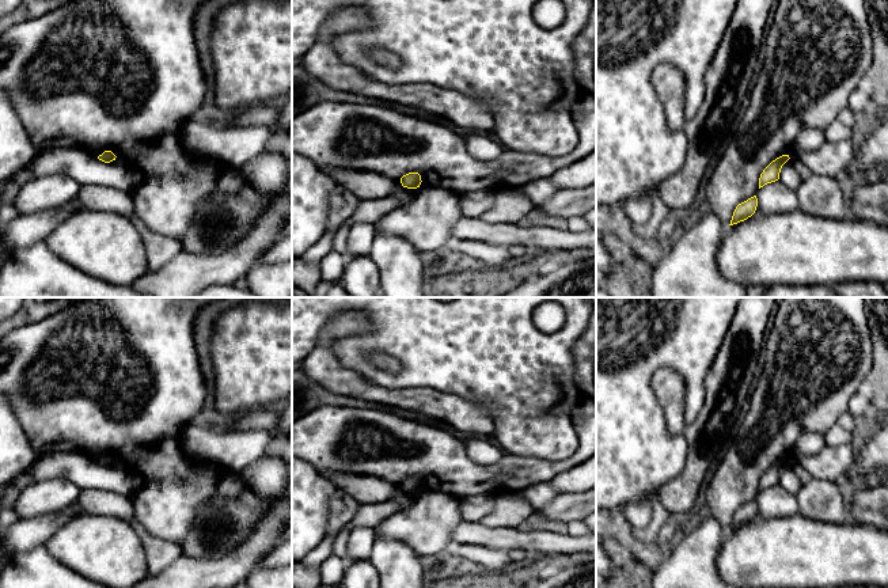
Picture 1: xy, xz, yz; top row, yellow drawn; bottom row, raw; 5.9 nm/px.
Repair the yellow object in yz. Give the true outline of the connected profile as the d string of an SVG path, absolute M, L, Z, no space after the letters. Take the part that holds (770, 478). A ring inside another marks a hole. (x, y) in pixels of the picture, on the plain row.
M782 459L773 464L760 478L759 493L767 488L775 486L779 483L779 477L782 470L789 464L789 459Z

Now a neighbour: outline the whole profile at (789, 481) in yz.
M789 463L781 473L779 485L790 494L796 496L802 482L797 477L797 467Z

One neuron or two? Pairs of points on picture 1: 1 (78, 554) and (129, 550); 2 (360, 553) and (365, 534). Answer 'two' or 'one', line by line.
1: one
2: one

